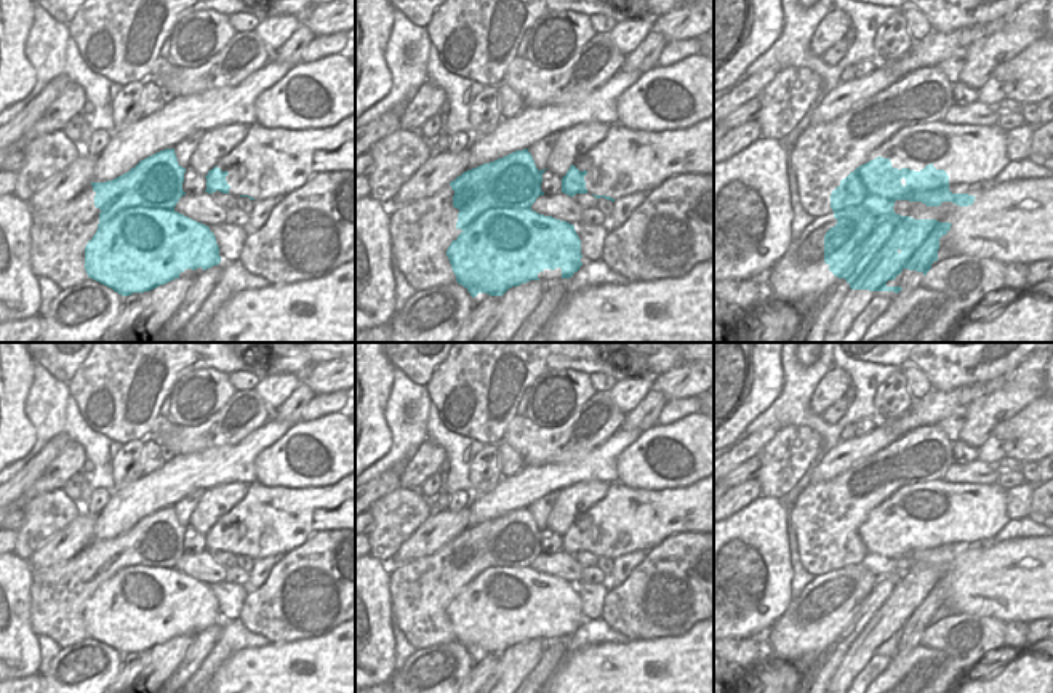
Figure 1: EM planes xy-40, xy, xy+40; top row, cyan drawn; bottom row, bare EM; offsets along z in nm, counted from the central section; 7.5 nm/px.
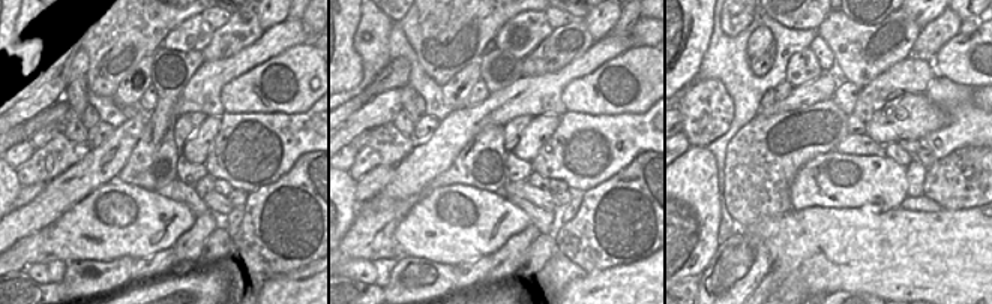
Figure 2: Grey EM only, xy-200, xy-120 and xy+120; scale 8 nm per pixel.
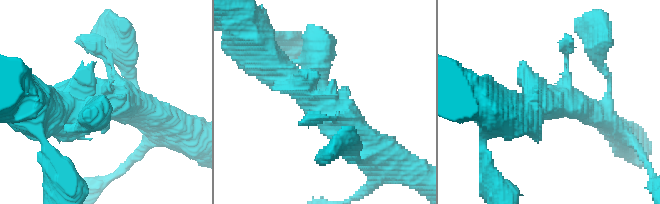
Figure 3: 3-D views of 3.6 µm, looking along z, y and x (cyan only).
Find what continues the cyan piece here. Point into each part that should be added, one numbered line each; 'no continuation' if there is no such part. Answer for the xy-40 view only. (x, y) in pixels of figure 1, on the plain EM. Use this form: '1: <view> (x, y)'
no continuation

